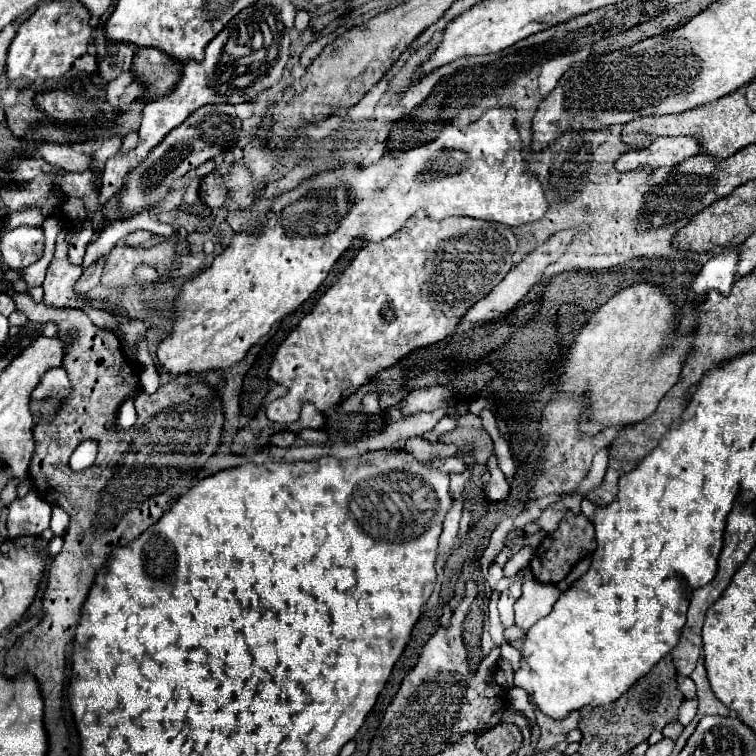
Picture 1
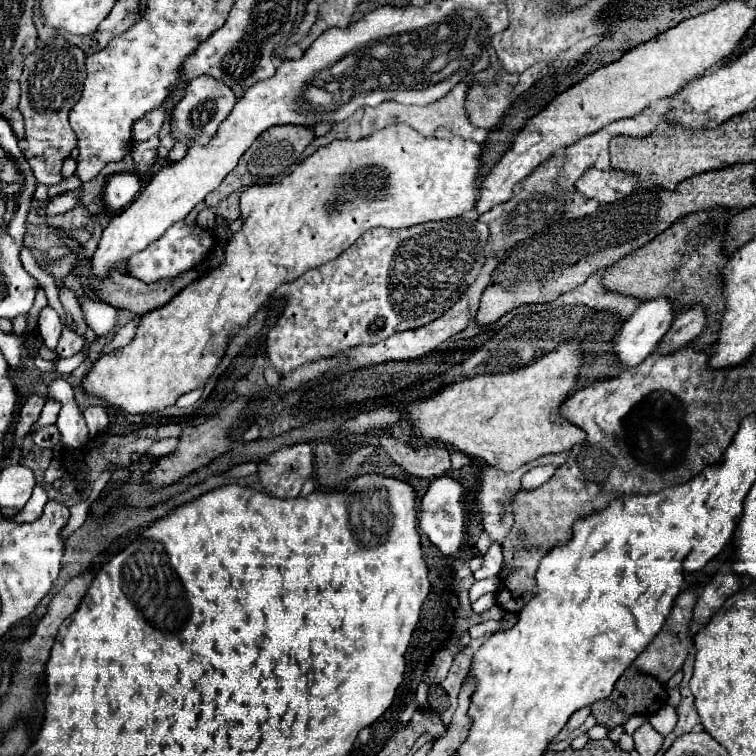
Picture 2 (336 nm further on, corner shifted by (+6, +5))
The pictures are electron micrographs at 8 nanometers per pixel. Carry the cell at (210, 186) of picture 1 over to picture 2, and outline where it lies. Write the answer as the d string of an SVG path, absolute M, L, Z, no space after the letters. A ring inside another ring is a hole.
M276 125L270 127L268 131L264 131L252 145L250 149L240 157L238 167L220 183L220 187L212 193L208 193L208 197L204 199L206 207L214 207L220 201L224 201L230 193L238 191L244 185L252 185L252 181L256 179L266 179L266 177L278 177L278 175L286 175L290 171L290 167L294 163L298 163L300 153L308 147L308 143L314 139L314 127L304 127L304 125Z

